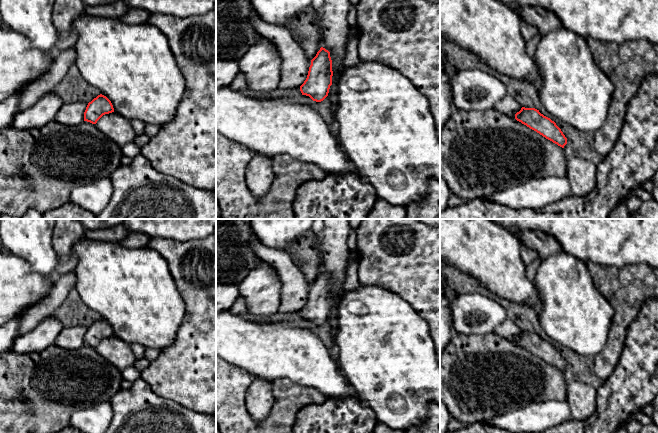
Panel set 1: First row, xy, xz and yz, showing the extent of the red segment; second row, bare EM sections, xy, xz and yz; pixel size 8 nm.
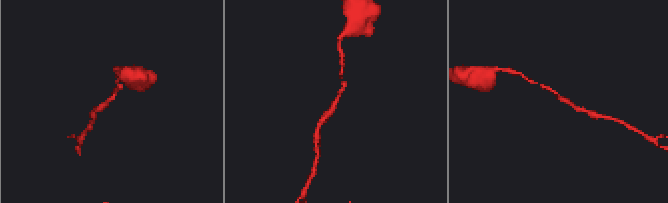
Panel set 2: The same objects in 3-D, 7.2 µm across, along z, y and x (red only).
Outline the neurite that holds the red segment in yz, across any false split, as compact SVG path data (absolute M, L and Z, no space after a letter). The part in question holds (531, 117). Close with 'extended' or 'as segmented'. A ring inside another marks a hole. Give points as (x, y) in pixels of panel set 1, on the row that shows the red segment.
M522 107L515 119L562 148L567 144L567 138L556 123L535 108Z; as segmented

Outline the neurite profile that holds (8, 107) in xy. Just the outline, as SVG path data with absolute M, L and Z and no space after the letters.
M23 91L16 92L0 102L0 129L13 122L22 92Z

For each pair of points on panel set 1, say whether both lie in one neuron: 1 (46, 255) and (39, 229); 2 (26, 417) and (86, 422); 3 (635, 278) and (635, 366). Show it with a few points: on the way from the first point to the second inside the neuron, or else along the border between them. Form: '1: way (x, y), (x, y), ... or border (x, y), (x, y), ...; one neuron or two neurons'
1: way (40, 249), (39, 235); one neuron
2: border (88, 407), (76, 410), (68, 422); two neurons
3: border (647, 298), (638, 315), (630, 324), (625, 339); two neurons

